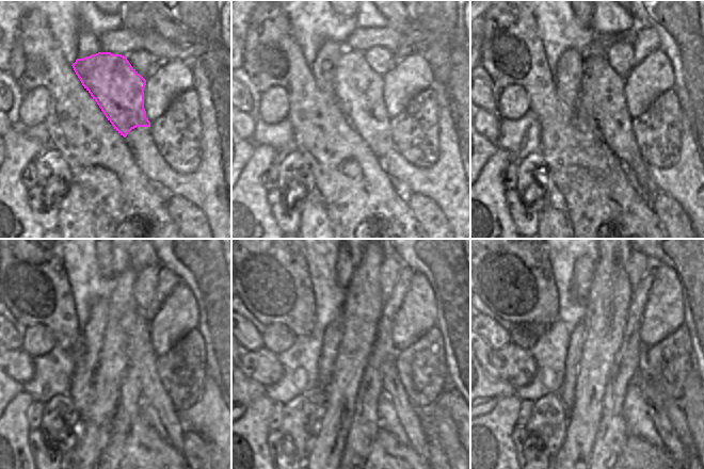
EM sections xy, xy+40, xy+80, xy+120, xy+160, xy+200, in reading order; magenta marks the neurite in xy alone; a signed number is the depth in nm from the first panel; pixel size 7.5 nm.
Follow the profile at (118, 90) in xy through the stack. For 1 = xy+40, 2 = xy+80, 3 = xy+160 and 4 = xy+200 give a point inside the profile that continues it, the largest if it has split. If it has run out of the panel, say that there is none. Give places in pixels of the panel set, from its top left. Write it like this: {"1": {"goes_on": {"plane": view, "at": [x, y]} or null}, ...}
{"1": {"goes_on": {"plane": "xy+40", "at": [358, 90]}}, "2": {"goes_on": {"plane": "xy+80", "at": [602, 96]}}, "3": {"goes_on": {"plane": "xy+160", "at": [408, 414]}}, "4": {"goes_on": {"plane": "xy+200", "at": [674, 447]}}}

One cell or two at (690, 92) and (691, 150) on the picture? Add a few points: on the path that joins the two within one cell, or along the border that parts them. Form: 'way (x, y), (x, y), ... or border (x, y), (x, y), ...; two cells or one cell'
border (683, 110), (692, 139); two cells

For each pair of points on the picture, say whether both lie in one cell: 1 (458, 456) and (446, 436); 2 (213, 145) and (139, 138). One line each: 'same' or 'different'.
1: same
2: same

